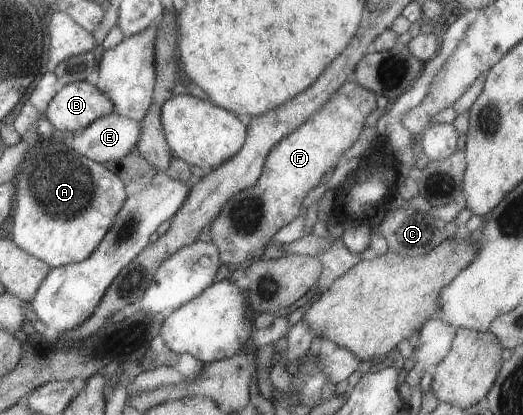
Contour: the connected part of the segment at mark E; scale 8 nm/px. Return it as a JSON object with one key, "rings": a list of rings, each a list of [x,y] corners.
{"rings":[[[112,112],[104,117],[99,117],[80,130],[80,134],[72,139],[65,141],[64,145],[76,151],[80,155],[91,159],[100,164],[116,163],[125,155],[130,153],[130,150],[137,145],[140,139],[140,123],[128,117],[120,117]]]}

